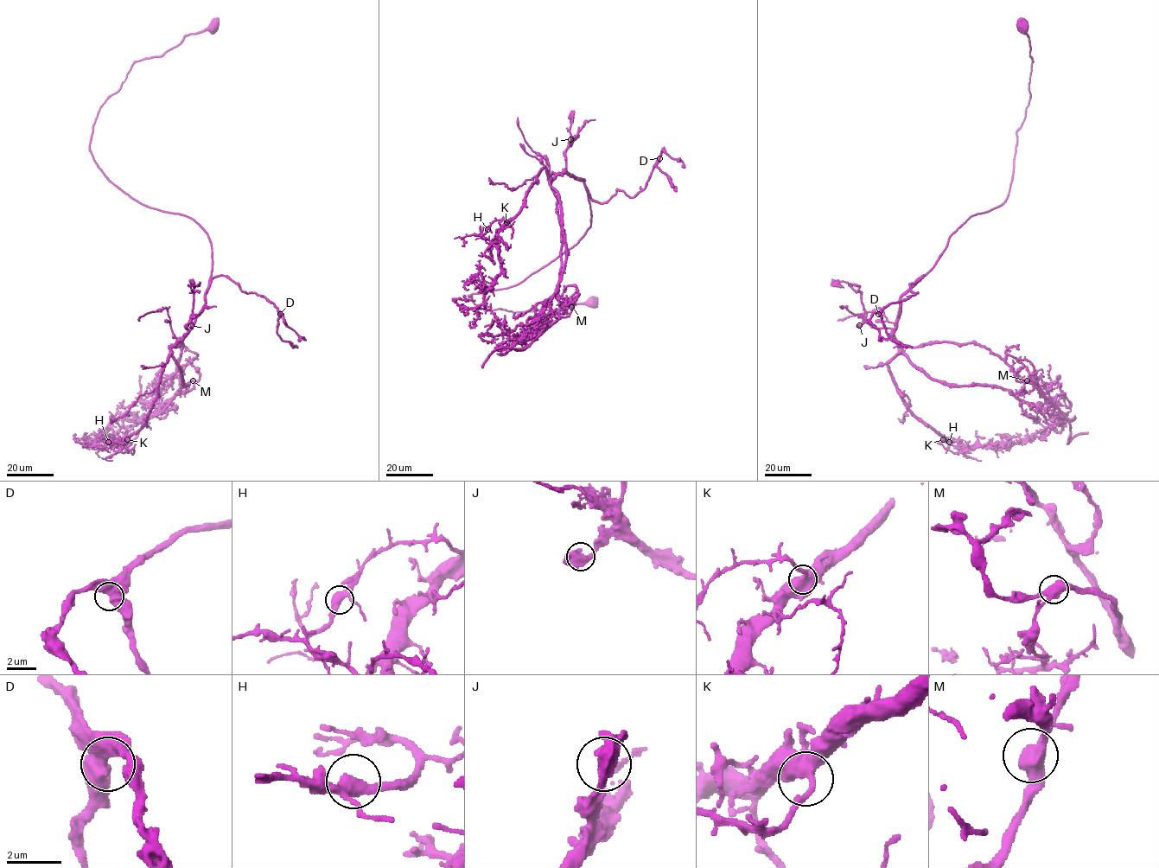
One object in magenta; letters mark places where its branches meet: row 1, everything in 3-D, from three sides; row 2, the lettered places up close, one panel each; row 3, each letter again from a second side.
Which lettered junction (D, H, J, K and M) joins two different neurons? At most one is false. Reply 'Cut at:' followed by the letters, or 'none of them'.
Cut at: M

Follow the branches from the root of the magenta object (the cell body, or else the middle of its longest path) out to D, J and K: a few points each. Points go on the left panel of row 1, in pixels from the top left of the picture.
D: (216, 26), (136, 60), (99, 109), (90, 151), (131, 197), (200, 226), (209, 283), (226, 275), (280, 314)
J: (216, 26), (136, 60), (99, 109), (90, 144), (113, 183), (208, 236), (209, 289), (191, 325)
K: (216, 26), (136, 60), (93, 125), (102, 173), (193, 219), (212, 248), (205, 307), (127, 439)

